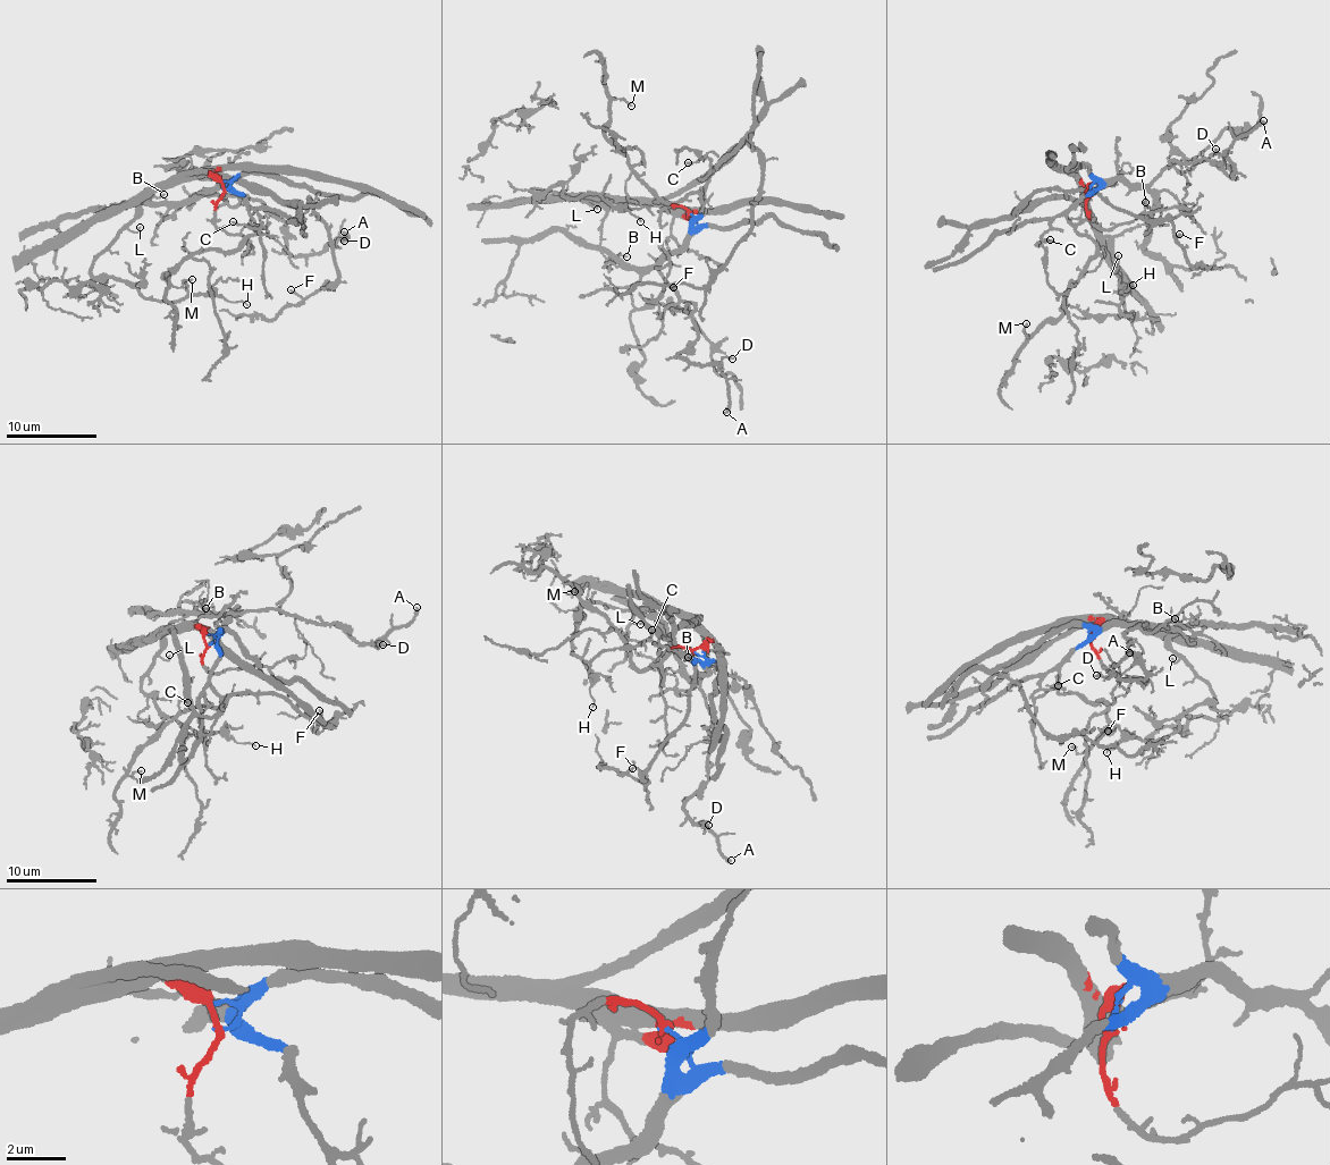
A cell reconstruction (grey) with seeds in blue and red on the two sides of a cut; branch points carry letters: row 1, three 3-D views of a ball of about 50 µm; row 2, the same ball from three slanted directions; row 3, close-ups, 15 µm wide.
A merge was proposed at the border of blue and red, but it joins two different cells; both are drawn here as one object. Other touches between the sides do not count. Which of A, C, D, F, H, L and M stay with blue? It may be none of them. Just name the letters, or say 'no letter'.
A, C, D, M

